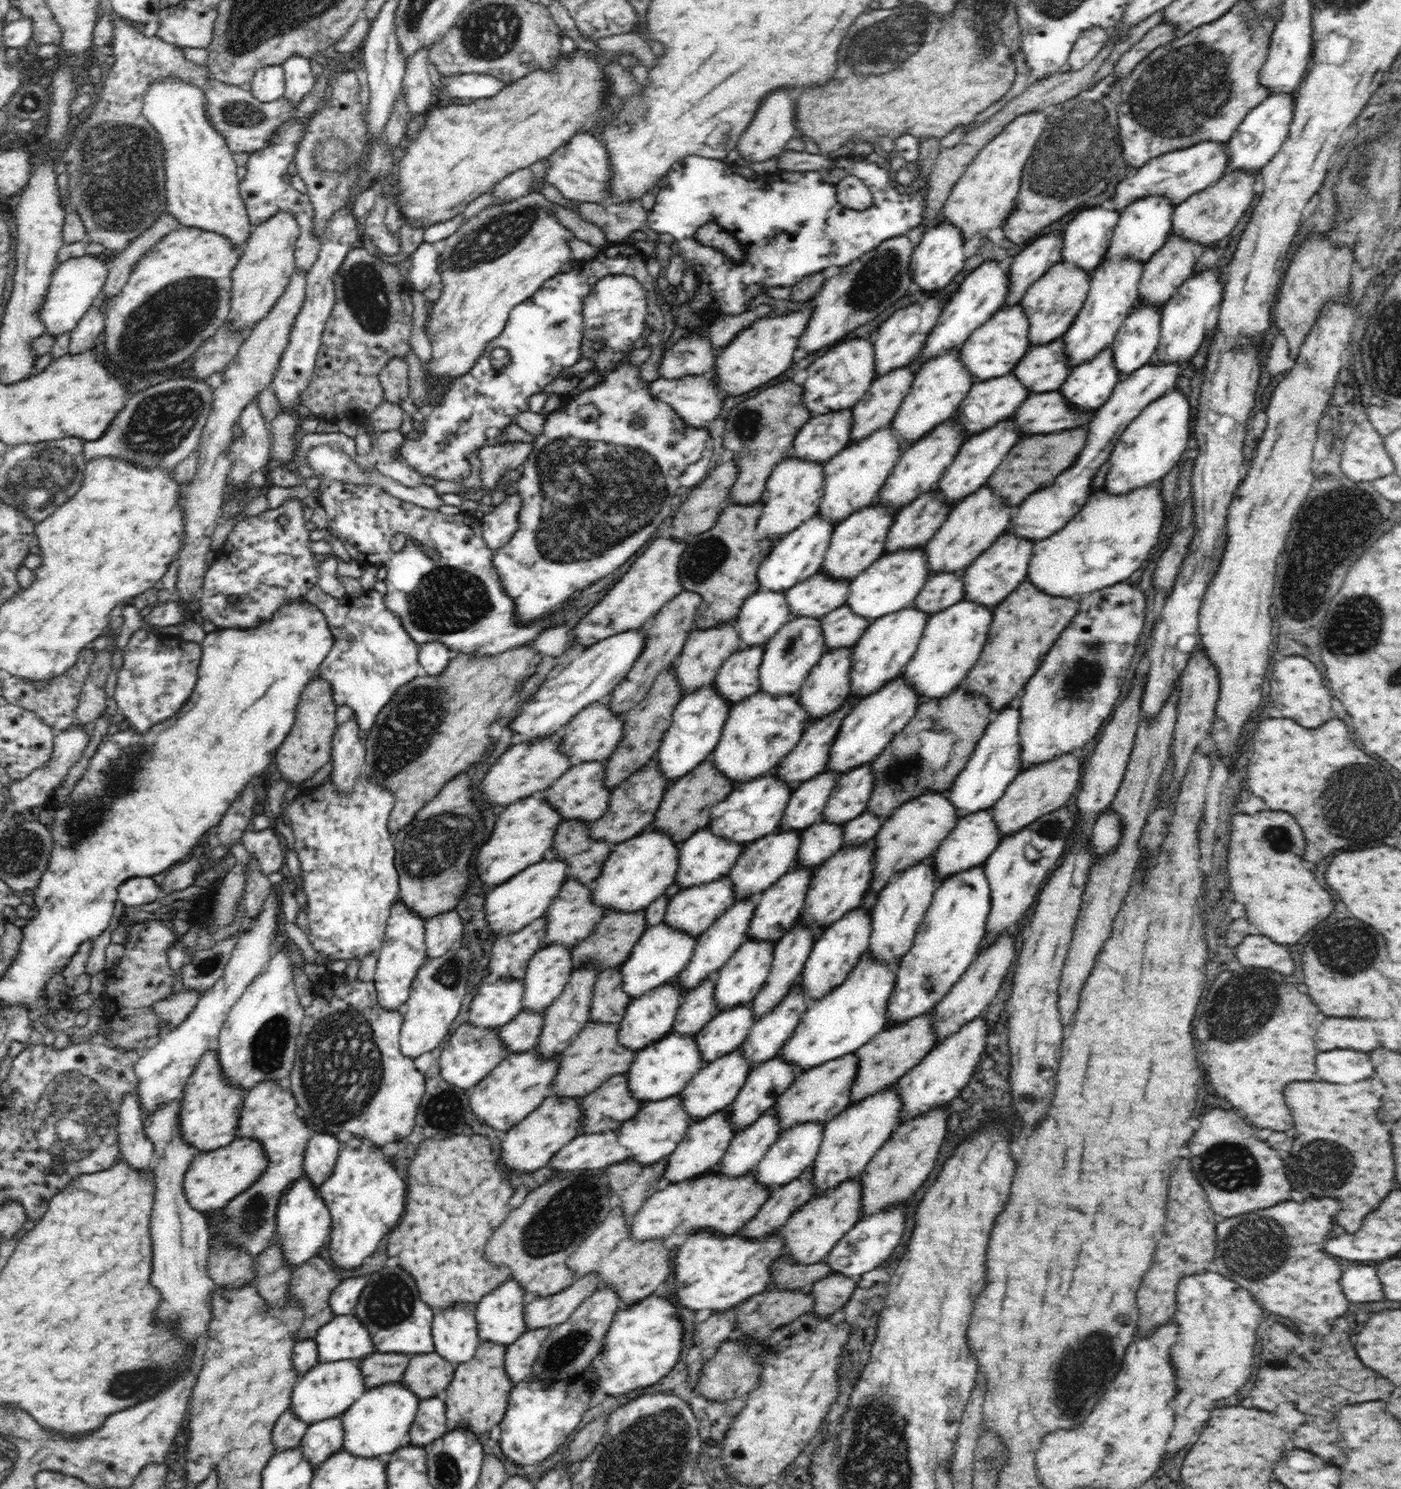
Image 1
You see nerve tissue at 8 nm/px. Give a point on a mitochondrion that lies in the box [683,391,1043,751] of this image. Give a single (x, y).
(749, 424)

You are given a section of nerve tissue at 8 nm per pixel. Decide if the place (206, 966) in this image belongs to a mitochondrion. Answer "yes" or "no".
yes

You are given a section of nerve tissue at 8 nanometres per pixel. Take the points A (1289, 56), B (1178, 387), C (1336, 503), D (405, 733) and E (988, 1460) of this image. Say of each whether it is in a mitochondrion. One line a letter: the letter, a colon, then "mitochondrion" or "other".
A: other
B: other
C: mitochondrion
D: mitochondrion
E: mitochondrion

